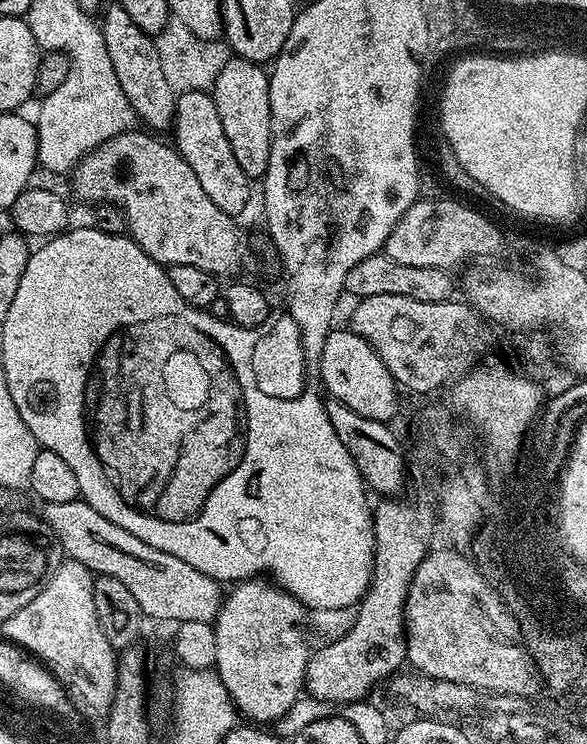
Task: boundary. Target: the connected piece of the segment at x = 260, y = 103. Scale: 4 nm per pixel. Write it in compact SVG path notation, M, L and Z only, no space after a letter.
M233 55L222 68L222 72L218 74L217 80L214 82L211 93L214 102L218 106L218 118L222 118L222 131L226 134L226 139L230 142L230 150L234 150L234 159L238 161L238 166L242 166L242 174L246 174L249 180L259 181L266 174L266 166L270 166L270 146L272 145L272 115L270 114L270 90L268 89L267 71L263 72L261 65L255 60L244 60L241 56Z

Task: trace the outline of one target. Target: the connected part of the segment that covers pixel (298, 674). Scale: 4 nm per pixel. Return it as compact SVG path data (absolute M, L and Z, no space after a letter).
M264 578L241 580L229 588L232 589L229 592L227 589L226 595L221 599L220 609L214 621L213 632L217 650L214 670L226 686L228 697L236 704L237 713L243 719L244 716L248 719L245 721L268 726L282 719L305 691L304 675L310 655L308 636L304 633L306 609L298 598Z

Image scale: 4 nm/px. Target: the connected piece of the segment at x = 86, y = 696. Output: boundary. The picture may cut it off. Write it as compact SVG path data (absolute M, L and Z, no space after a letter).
M61 559L60 564L48 577L44 588L30 602L30 606L22 606L18 614L6 618L2 626L2 636L18 648L31 654L37 661L43 662L67 689L68 695L81 709L89 713L97 707L104 707L114 698L116 686L116 668L114 667L114 650L110 642L106 642L106 634L102 634L102 626L98 626L98 614L94 614L94 590L92 582L94 574L82 562Z

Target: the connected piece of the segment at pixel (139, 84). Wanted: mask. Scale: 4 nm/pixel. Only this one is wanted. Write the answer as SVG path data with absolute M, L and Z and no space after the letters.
M112 2L106 8L103 9L103 18L100 18L101 32L118 84L126 94L135 117L139 121L141 119L145 127L156 132L167 131L175 121L177 93L163 75L154 40L140 27L134 26L130 14L126 13L120 3Z

